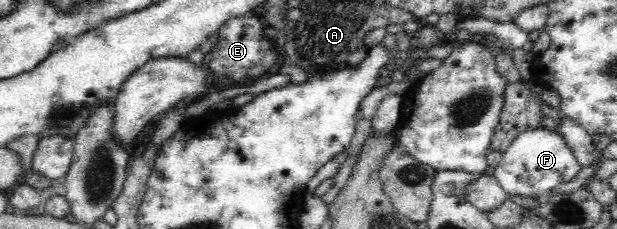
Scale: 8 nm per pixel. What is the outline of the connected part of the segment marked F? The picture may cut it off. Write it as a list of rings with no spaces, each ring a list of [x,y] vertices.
[[[540,127],[518,132],[514,136],[505,149],[501,162],[494,168],[493,176],[508,195],[522,195],[543,201],[554,193],[558,185],[574,179],[582,168],[582,164],[558,132]]]

